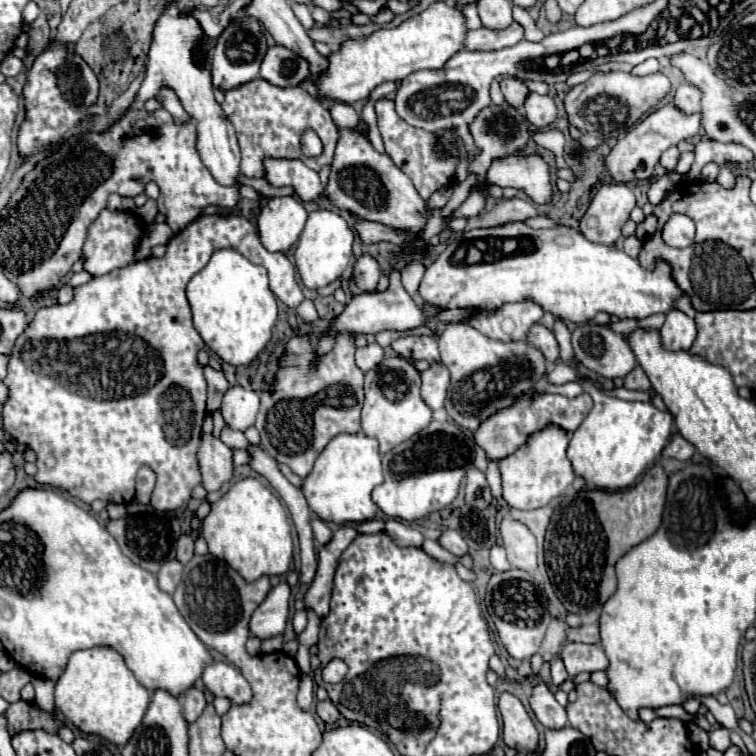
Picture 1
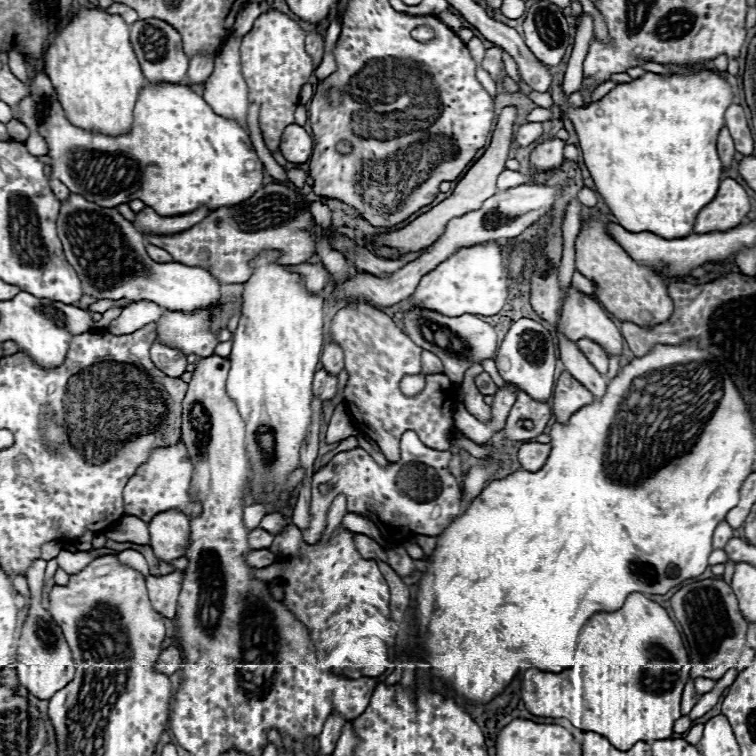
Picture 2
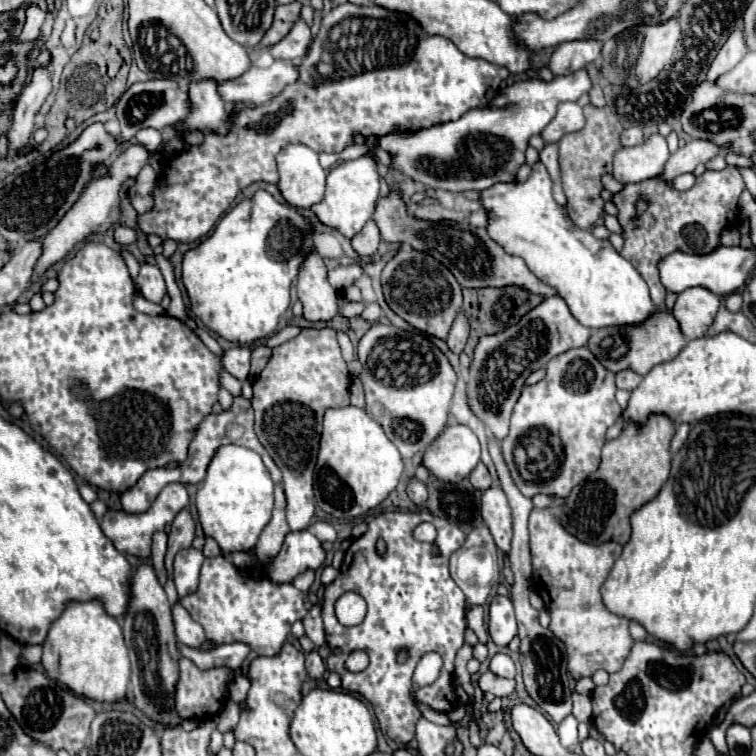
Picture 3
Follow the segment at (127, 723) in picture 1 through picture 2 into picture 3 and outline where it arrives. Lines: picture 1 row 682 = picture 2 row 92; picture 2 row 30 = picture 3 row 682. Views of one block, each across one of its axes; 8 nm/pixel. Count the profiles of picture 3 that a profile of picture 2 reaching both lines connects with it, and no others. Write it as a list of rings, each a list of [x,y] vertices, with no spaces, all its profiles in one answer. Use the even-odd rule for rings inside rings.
[[[102,602],[68,604],[66,612],[50,626],[48,638],[42,644],[42,666],[48,678],[62,682],[74,694],[96,702],[120,702],[126,698],[130,684],[128,648],[122,638],[122,628],[116,618],[104,612]]]

